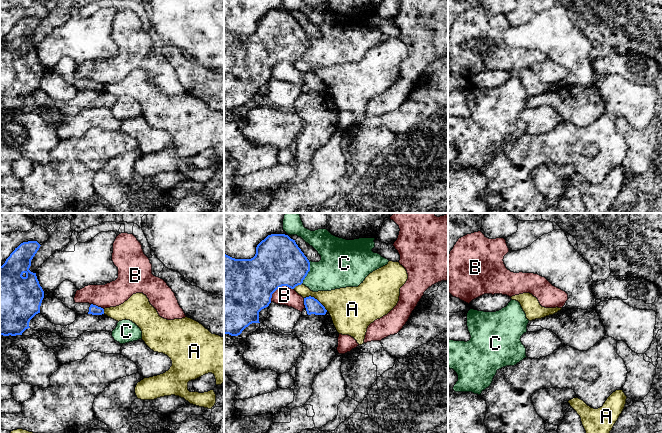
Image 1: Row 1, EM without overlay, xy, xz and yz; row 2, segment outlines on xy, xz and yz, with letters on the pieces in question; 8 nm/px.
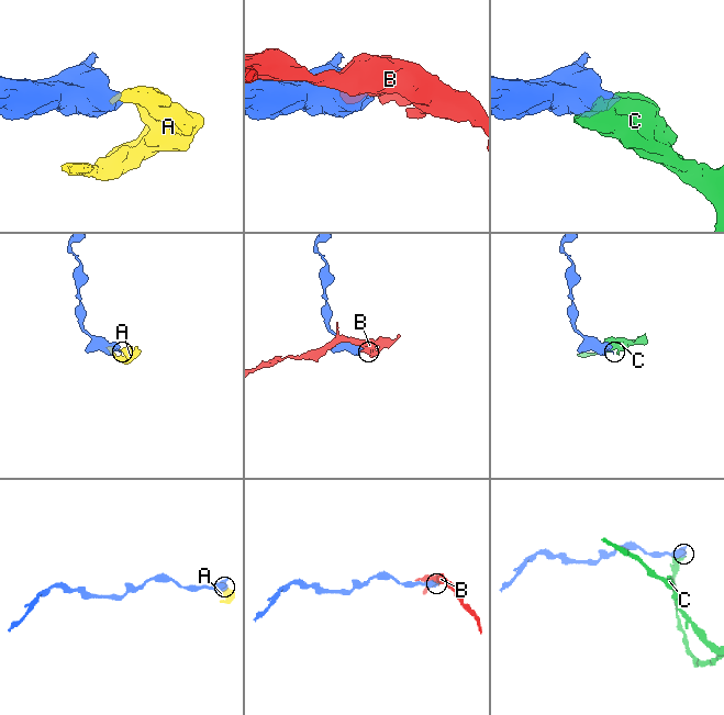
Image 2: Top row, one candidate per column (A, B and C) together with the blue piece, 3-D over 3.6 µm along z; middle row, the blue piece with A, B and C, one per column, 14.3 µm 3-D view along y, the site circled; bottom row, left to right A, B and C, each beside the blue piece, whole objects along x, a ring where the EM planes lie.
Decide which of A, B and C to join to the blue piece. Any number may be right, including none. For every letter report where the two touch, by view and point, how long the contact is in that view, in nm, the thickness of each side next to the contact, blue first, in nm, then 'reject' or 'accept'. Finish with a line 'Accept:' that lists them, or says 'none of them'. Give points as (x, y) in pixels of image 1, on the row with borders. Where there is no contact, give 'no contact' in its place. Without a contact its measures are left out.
A: contact xz (316, 299); length 220 nm; calibres 120 and 300 nm; reject
B: contact xz (279, 287); length 220 nm; calibres 420 and 150 nm; reject
C: contact xz (308, 271); length 200 nm; calibres 380 and 320 nm; reject
Accept: none of them

